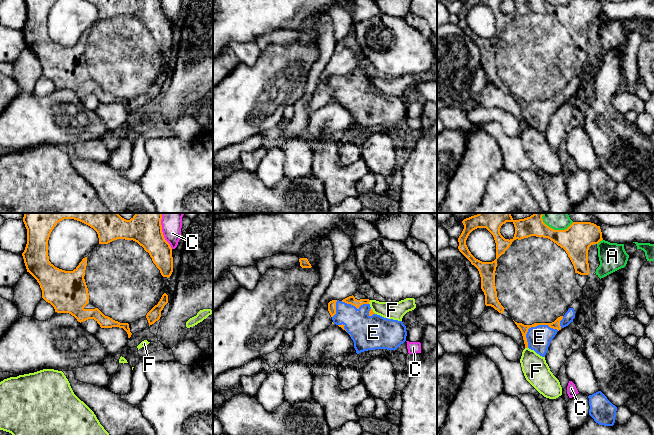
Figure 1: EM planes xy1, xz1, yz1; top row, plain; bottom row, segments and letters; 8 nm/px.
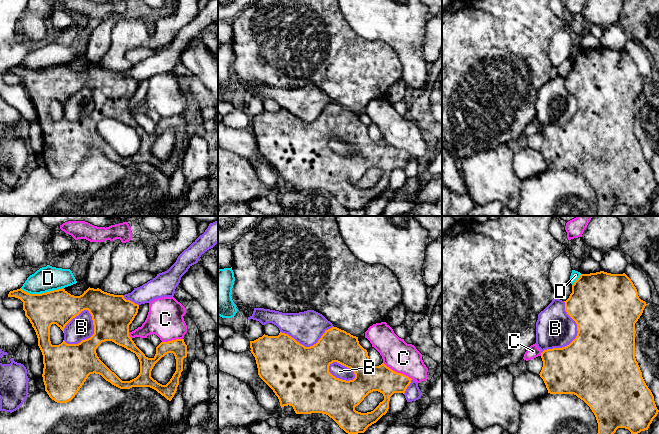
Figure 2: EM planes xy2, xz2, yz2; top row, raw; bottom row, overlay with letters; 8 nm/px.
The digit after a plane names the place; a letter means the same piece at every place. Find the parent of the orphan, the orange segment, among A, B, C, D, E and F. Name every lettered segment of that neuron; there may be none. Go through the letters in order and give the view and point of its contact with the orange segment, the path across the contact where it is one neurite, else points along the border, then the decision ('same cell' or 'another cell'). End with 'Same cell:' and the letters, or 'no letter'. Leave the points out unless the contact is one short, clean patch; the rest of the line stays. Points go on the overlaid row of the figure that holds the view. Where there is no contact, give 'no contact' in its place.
A: yz1 (556, 230) | another cell
B: xy2 (91, 336) | another cell
C: xy1 (161, 231) | another cell
D: xy2 (41, 293) | along xy2 (63, 287), (40, 293), (27, 293), (20, 288) | another cell
E: yz1 (534, 326) | same cell
F: xz1 (369, 301) | along xz1 (370, 300), (368, 303) | another cell
Same cell: E

